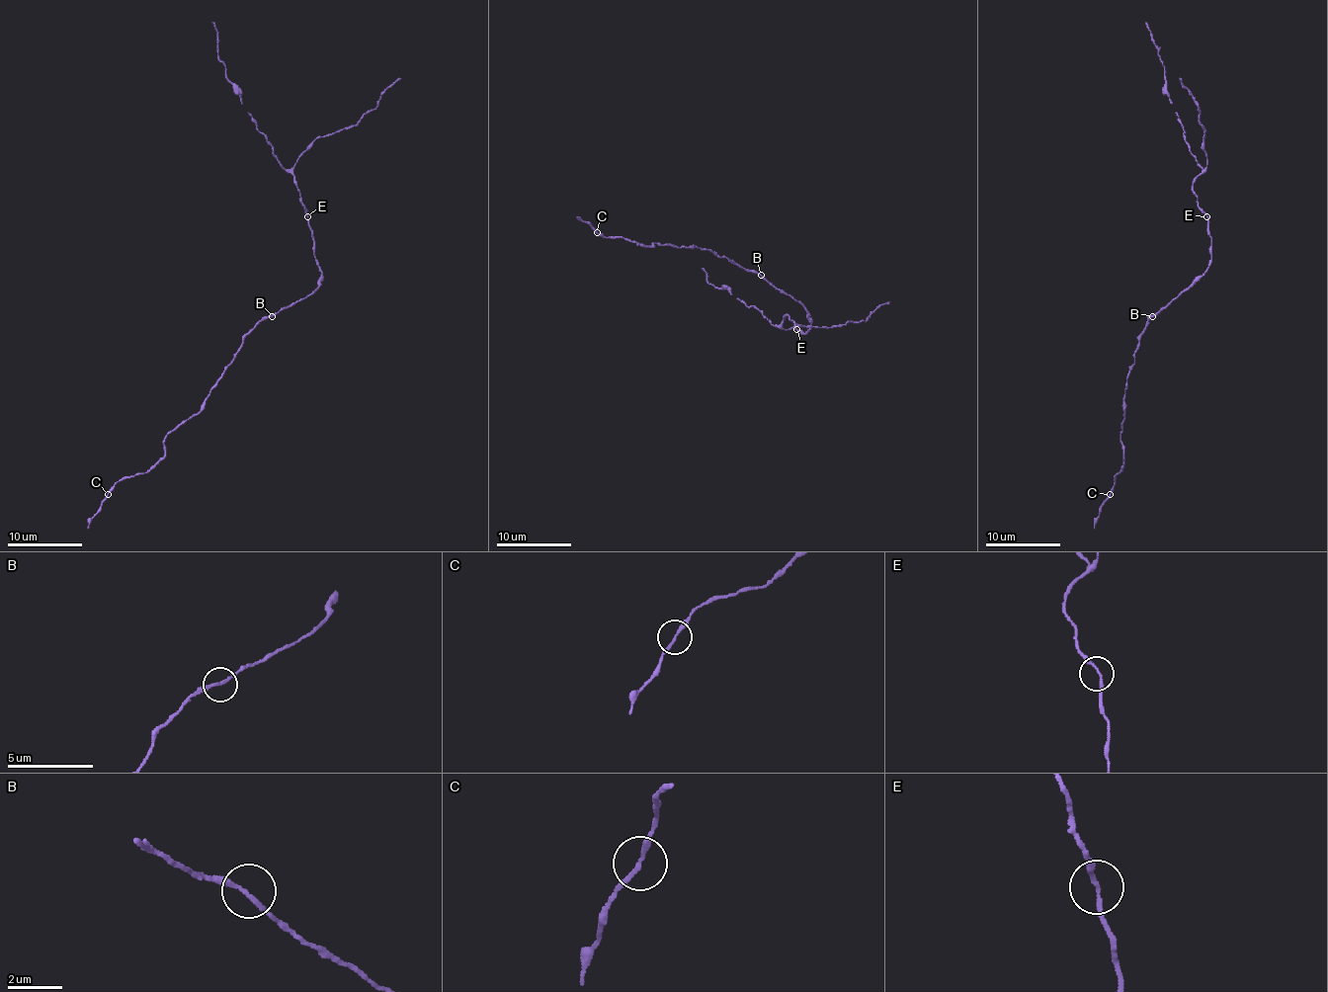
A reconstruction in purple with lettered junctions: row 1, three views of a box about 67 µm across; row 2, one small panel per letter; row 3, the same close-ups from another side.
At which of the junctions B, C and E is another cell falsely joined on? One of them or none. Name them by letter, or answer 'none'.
none

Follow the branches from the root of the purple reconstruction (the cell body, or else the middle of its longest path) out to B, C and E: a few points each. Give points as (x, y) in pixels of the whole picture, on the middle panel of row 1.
B: (790, 296), (776, 289), (761, 275)
C: (790, 296), (757, 273), (742, 269), (712, 250), (658, 242), (641, 246), (622, 237), (596, 233)
E: (790, 296), (805, 310), (809, 321), (809, 329), (804, 334), (796, 329)

